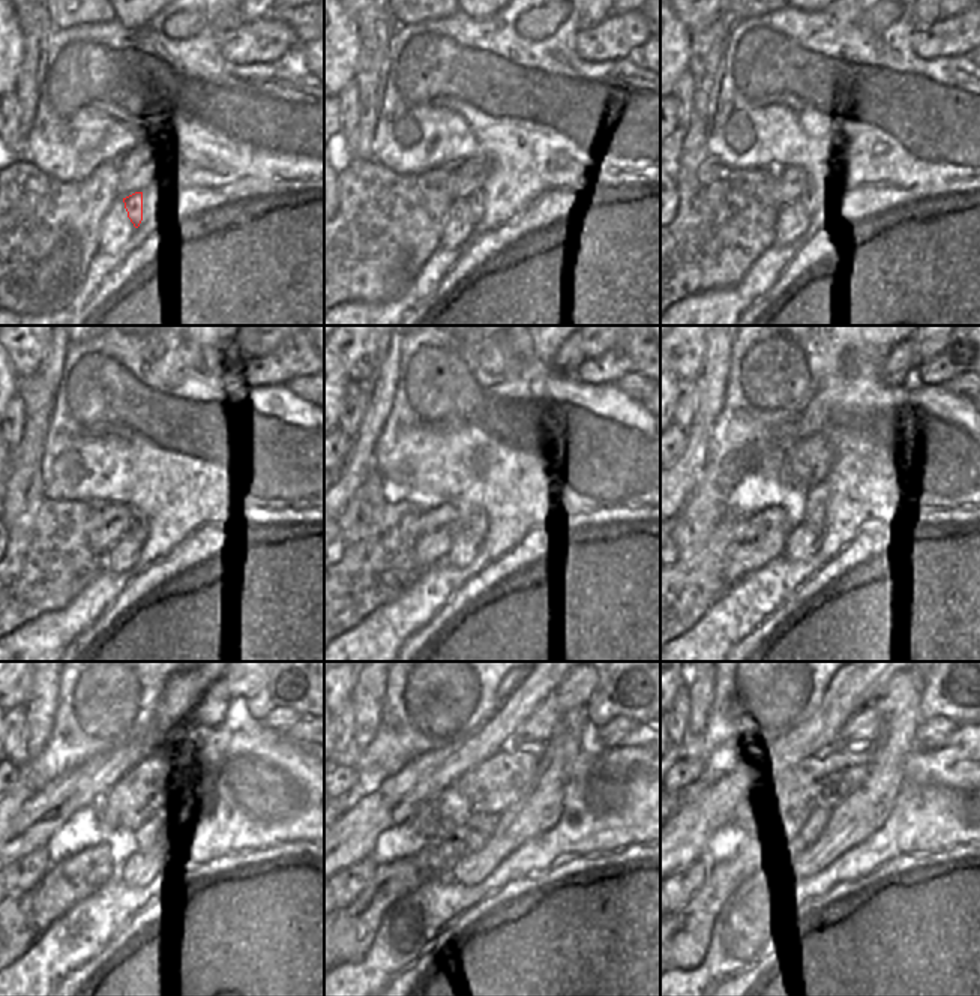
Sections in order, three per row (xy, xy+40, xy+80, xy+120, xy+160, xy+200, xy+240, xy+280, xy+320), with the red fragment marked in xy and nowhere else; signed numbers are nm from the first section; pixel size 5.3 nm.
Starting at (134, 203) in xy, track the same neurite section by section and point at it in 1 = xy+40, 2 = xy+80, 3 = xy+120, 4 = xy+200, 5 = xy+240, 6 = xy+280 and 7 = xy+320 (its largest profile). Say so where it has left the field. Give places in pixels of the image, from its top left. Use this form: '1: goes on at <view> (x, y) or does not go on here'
1: goes on at xy+40 (474, 200)
2: goes on at xy+80 (809, 200)
3: goes on at xy+120 (138, 530)
4: goes on at xy+200 (814, 506)
5: goes on at xy+240 (153, 830)
6: goes on at xy+280 (476, 833)
7: goes on at xy+320 (818, 819)

